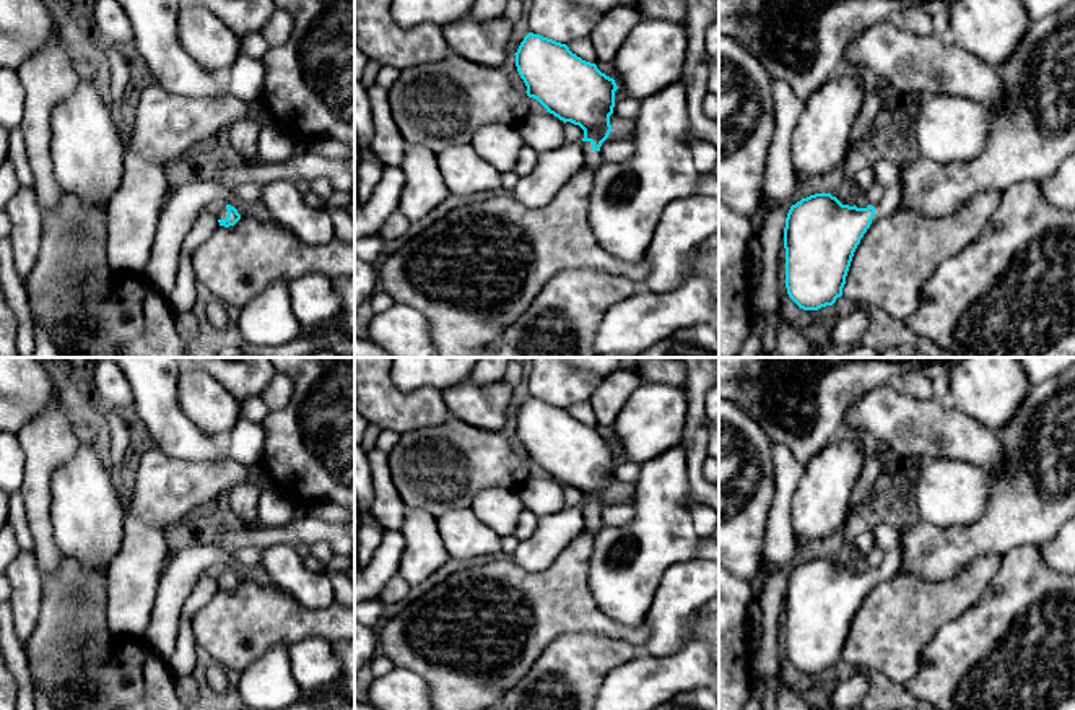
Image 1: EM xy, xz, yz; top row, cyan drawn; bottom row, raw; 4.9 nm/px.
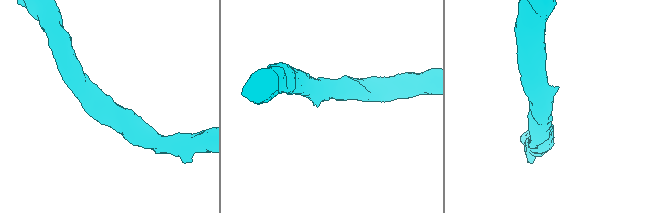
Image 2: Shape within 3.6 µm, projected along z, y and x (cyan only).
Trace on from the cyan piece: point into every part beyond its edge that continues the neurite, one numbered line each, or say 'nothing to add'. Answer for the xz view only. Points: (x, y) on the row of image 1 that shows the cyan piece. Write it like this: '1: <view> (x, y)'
1: xz (592, 160)

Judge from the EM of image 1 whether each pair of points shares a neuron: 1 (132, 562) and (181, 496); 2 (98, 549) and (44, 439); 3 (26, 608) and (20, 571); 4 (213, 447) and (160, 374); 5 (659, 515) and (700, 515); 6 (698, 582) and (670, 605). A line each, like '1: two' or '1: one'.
1: one
2: two
3: one
4: one
5: two
6: one

